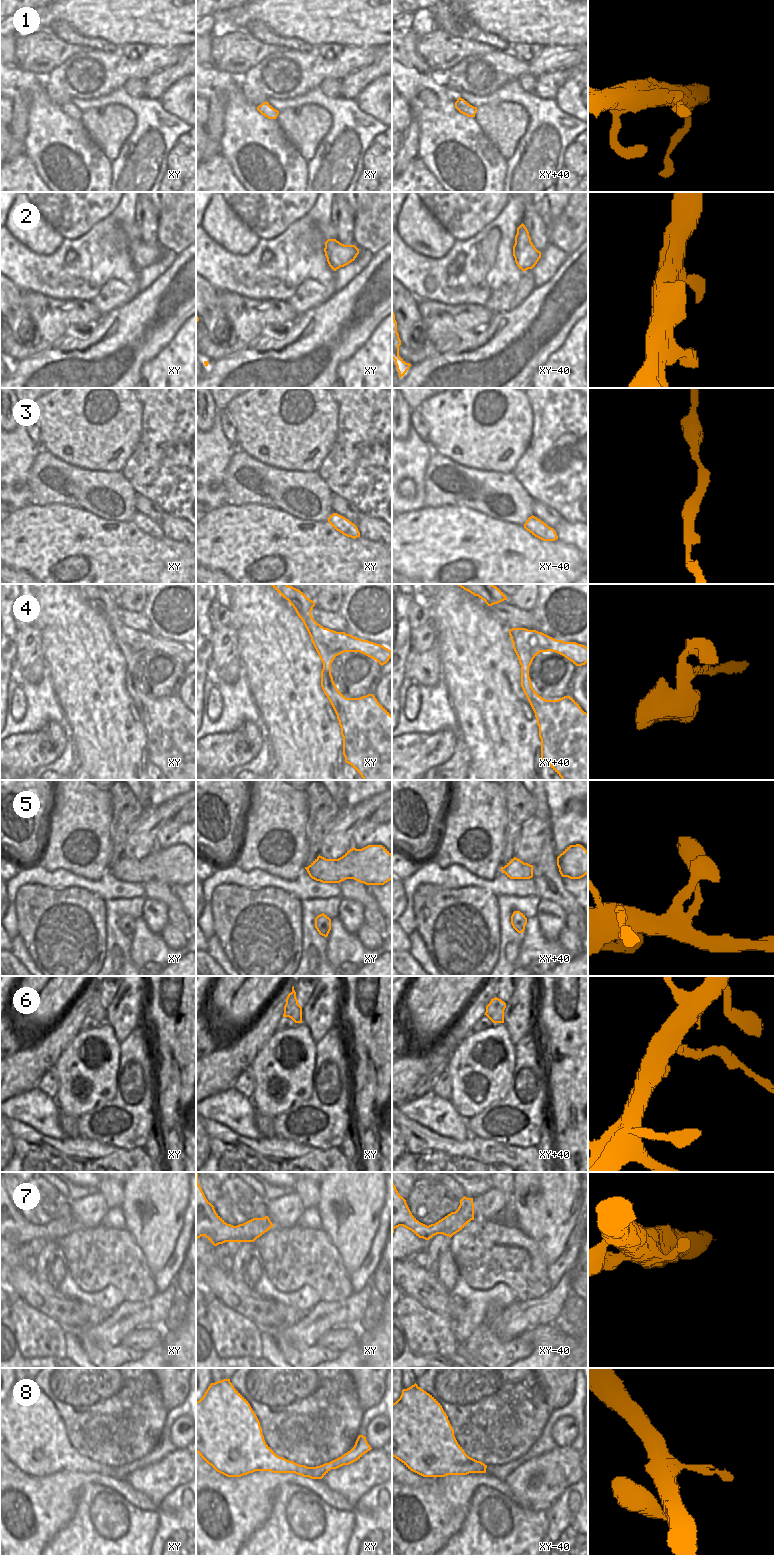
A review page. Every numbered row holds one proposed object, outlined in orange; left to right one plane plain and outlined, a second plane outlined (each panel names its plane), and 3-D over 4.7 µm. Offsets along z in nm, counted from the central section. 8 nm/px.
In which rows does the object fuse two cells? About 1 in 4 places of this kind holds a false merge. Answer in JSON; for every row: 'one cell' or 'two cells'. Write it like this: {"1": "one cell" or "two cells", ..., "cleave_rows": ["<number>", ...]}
{"1": "one cell", "2": "one cell", "3": "one cell", "4": "one cell", "5": "one cell", "6": "two cells", "7": "one cell", "8": "one cell", "cleave_rows": ["6"]}

